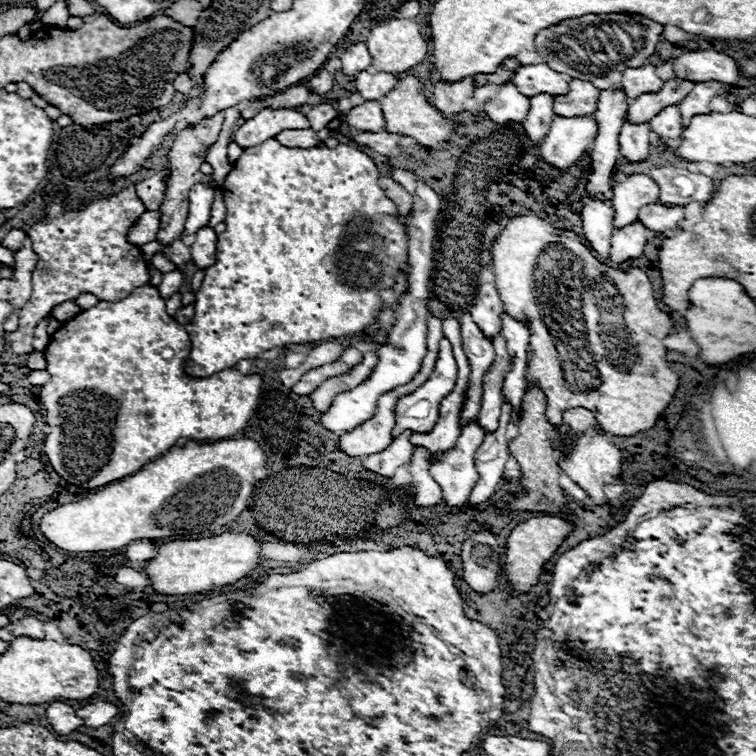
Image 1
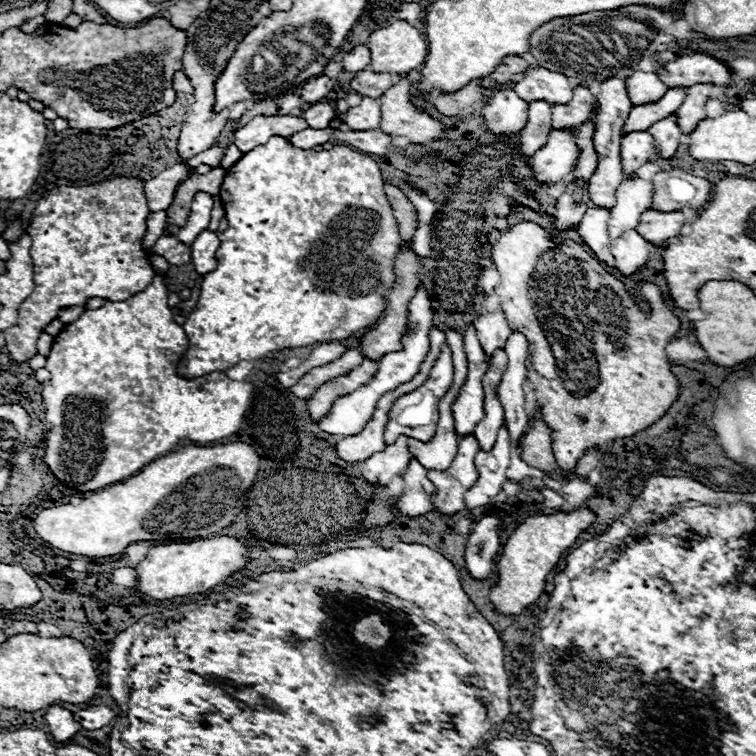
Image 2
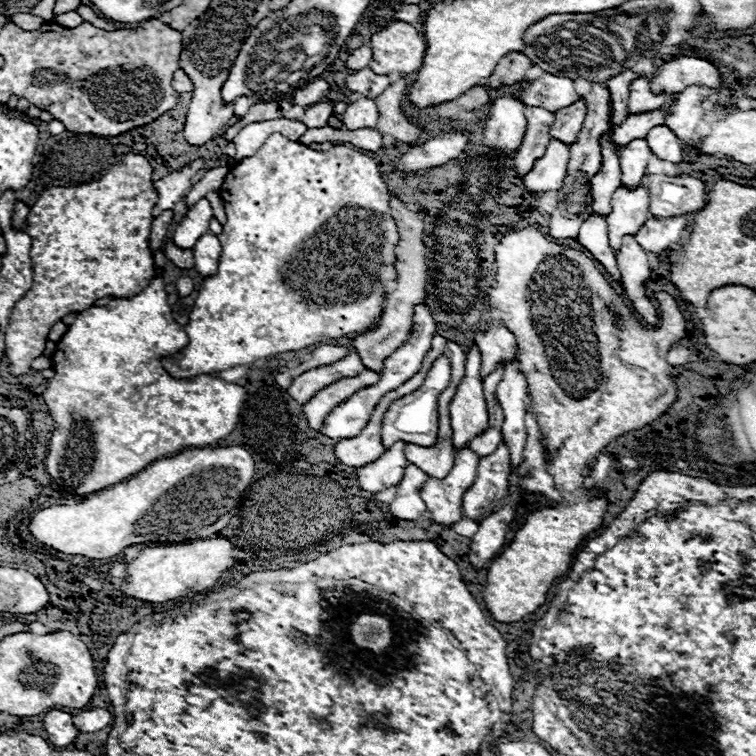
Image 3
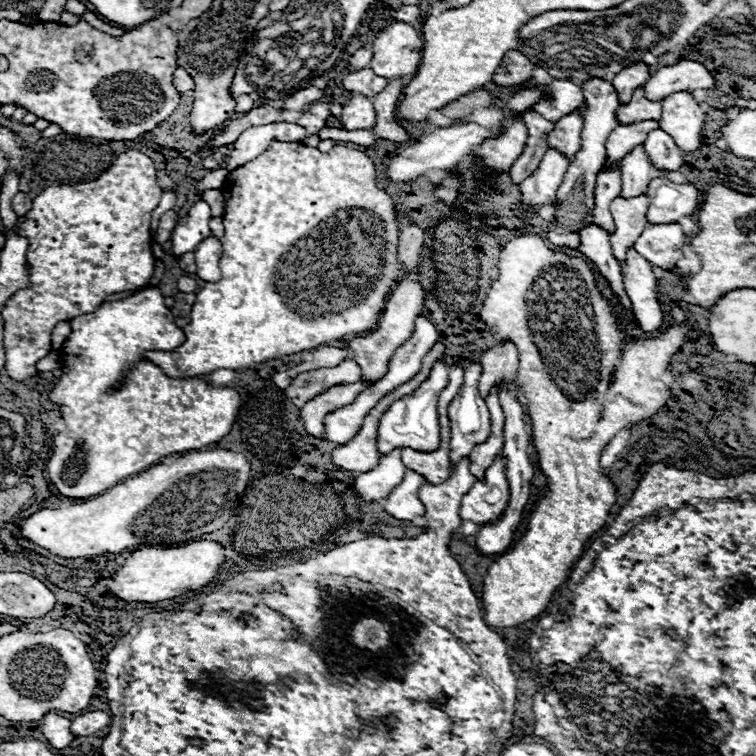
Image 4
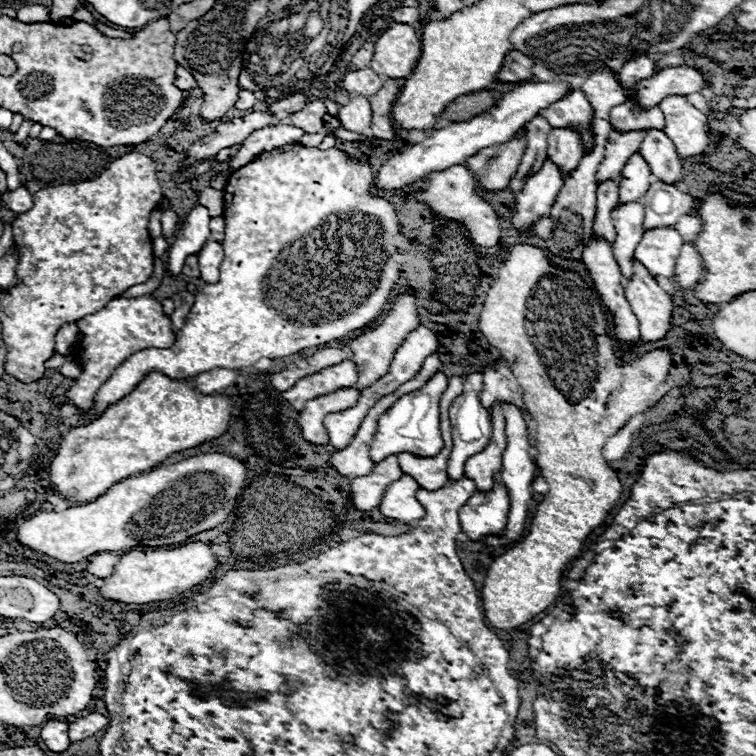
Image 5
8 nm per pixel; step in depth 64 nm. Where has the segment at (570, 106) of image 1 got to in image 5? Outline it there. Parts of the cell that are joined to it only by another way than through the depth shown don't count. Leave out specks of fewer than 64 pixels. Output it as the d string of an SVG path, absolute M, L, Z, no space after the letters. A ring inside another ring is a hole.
M554 128L548 136L548 156L562 166L564 176L576 168L584 148L578 128Z

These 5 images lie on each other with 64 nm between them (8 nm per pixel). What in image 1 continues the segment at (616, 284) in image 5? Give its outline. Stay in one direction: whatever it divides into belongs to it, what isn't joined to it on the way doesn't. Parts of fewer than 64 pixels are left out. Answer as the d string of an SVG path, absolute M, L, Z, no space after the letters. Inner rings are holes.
M590 200L582 214L582 230L586 240L592 244L592 248L608 258L610 252L610 238L614 234L614 208L606 200Z

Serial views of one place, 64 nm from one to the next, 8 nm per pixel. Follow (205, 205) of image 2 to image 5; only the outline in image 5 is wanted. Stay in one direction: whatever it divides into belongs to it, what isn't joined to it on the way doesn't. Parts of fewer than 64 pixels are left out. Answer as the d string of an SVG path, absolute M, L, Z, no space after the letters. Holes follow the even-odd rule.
M196 206L188 212L186 220L178 226L172 246L168 250L168 270L172 274L180 274L184 260L188 254L198 254L206 240L210 240L210 214L206 206Z

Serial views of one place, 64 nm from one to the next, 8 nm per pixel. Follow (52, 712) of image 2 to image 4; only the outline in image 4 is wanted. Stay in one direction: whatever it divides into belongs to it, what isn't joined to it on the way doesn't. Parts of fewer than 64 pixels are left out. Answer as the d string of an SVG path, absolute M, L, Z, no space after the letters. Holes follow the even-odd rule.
M52 712L44 716L42 734L46 736L48 744L54 748L66 748L74 740L74 734L70 732L70 720Z

